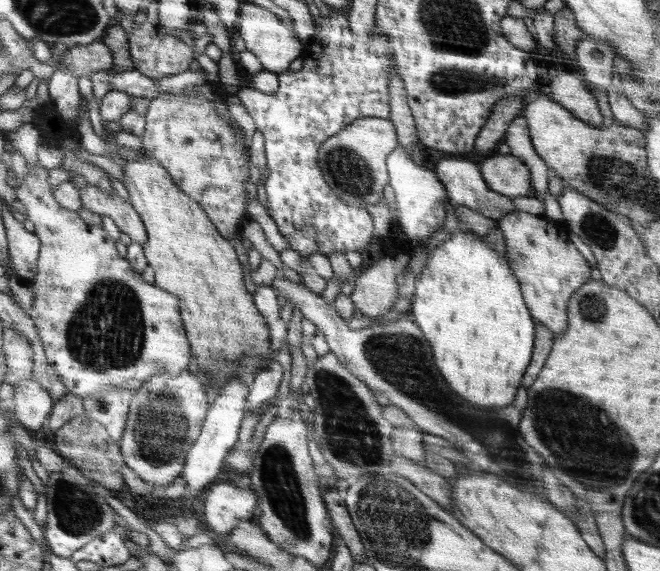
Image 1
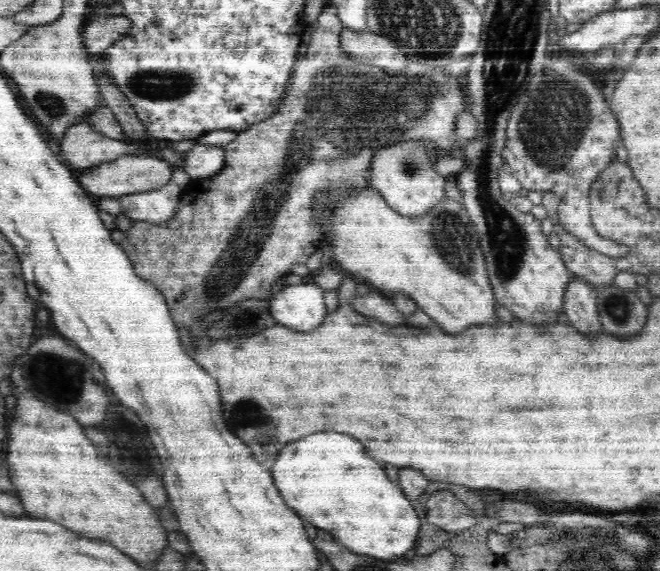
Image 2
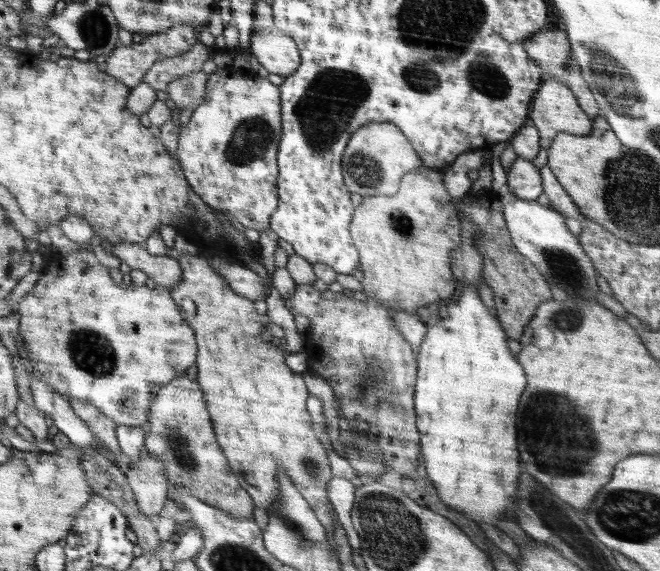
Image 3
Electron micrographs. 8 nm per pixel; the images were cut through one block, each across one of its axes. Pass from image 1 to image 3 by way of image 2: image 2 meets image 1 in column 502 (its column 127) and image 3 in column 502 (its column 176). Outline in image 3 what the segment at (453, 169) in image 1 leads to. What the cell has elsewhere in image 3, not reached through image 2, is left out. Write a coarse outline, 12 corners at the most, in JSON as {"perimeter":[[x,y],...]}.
{"perimeter":[[491,192],[516,250],[548,284],[596,301],[599,272],[566,217],[510,192]]}

